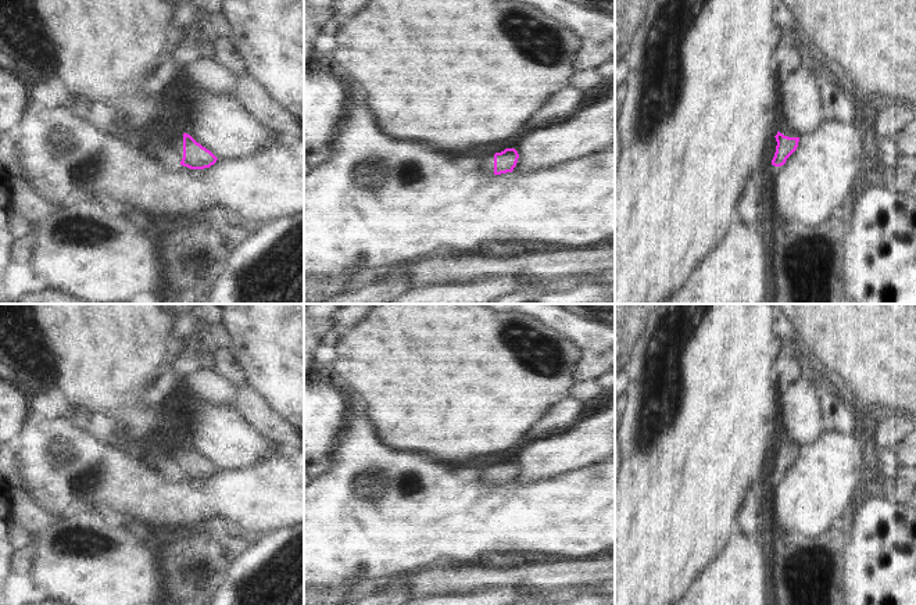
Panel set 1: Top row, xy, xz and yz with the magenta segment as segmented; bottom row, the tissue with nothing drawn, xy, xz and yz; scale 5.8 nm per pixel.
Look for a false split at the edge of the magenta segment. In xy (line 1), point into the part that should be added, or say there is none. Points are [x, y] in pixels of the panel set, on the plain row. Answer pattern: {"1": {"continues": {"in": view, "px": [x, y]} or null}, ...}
{"1": {"continues": {"in": "xy", "px": [172, 453]}}}

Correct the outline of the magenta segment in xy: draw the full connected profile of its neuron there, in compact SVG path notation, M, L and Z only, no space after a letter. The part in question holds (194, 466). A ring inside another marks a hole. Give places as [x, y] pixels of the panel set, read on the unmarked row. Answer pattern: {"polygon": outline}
{"polygon": "M182 440L168 443L162 450L162 455L178 475L190 480L210 479L218 470L210 461Z"}

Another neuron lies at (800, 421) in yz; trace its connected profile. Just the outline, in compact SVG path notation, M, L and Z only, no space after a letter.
M806 372L779 395L779 440L801 448L822 434L820 382Z

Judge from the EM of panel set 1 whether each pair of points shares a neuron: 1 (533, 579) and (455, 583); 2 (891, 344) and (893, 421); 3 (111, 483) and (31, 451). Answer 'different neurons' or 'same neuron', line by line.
1: same neuron
2: different neurons
3: same neuron

